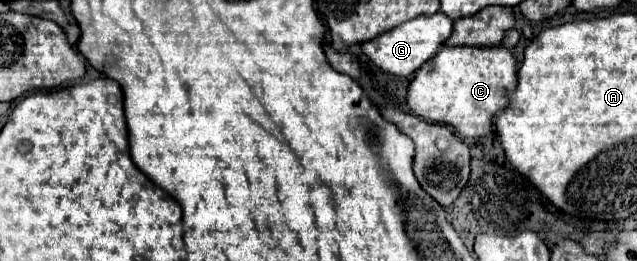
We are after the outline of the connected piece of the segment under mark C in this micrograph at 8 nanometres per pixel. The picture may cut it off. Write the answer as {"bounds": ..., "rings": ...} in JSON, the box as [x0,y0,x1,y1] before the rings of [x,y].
{"bounds":[408,46,516,138],"rings":[[[444,46],[434,58],[430,58],[410,82],[408,106],[426,122],[450,124],[462,138],[480,138],[492,130],[492,116],[508,106],[504,96],[506,90],[514,90],[516,86],[516,58],[510,48],[498,46]]]}

